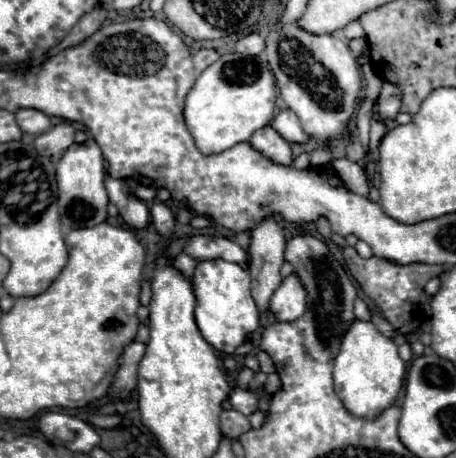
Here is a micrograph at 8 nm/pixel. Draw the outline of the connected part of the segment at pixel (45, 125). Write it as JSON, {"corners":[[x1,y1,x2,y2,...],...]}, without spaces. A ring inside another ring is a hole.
{"corners":[[20,108,20,110,16,110,16,122,22,128,22,132,36,134,36,136,50,128,50,118,44,112,34,110,34,108]]}

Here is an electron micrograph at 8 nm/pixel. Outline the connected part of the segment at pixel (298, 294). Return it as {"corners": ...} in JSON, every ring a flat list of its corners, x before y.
{"corners":[[296,274,286,276,280,288,272,294,270,312,280,322,292,322,306,312,306,290]]}

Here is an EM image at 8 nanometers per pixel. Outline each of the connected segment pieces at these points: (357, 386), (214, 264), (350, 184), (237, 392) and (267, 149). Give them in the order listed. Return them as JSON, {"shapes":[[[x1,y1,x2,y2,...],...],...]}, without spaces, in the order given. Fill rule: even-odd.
{"shapes":[[[354,320,342,338,334,362,334,388,346,410,354,416,376,418,384,408,396,402,406,374,406,362,398,356,398,346,378,332,370,320]],[[226,260,198,262,194,276,196,294,196,324,202,336,222,354,232,356,234,350,260,326,260,312,250,296,250,274,240,264]],[[338,158,338,160,332,160,332,168,340,174,340,178,344,180,348,190,352,190,356,194,368,194,370,182,366,178,362,164,352,162,348,158]],[[234,388,234,392,230,394,230,404,246,416,250,416,252,412,258,410,258,398,252,392,246,392,240,388]],[[264,126,264,128,256,130,250,138,250,144,278,164,284,164,284,166,292,164,290,144,272,126]]]}

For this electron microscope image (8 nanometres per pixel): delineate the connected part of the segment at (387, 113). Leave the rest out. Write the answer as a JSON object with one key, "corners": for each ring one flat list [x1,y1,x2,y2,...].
{"corners":[[384,82,378,98,378,116,380,120,388,122,388,120,394,120,398,112,400,112,400,90,394,84]]}

